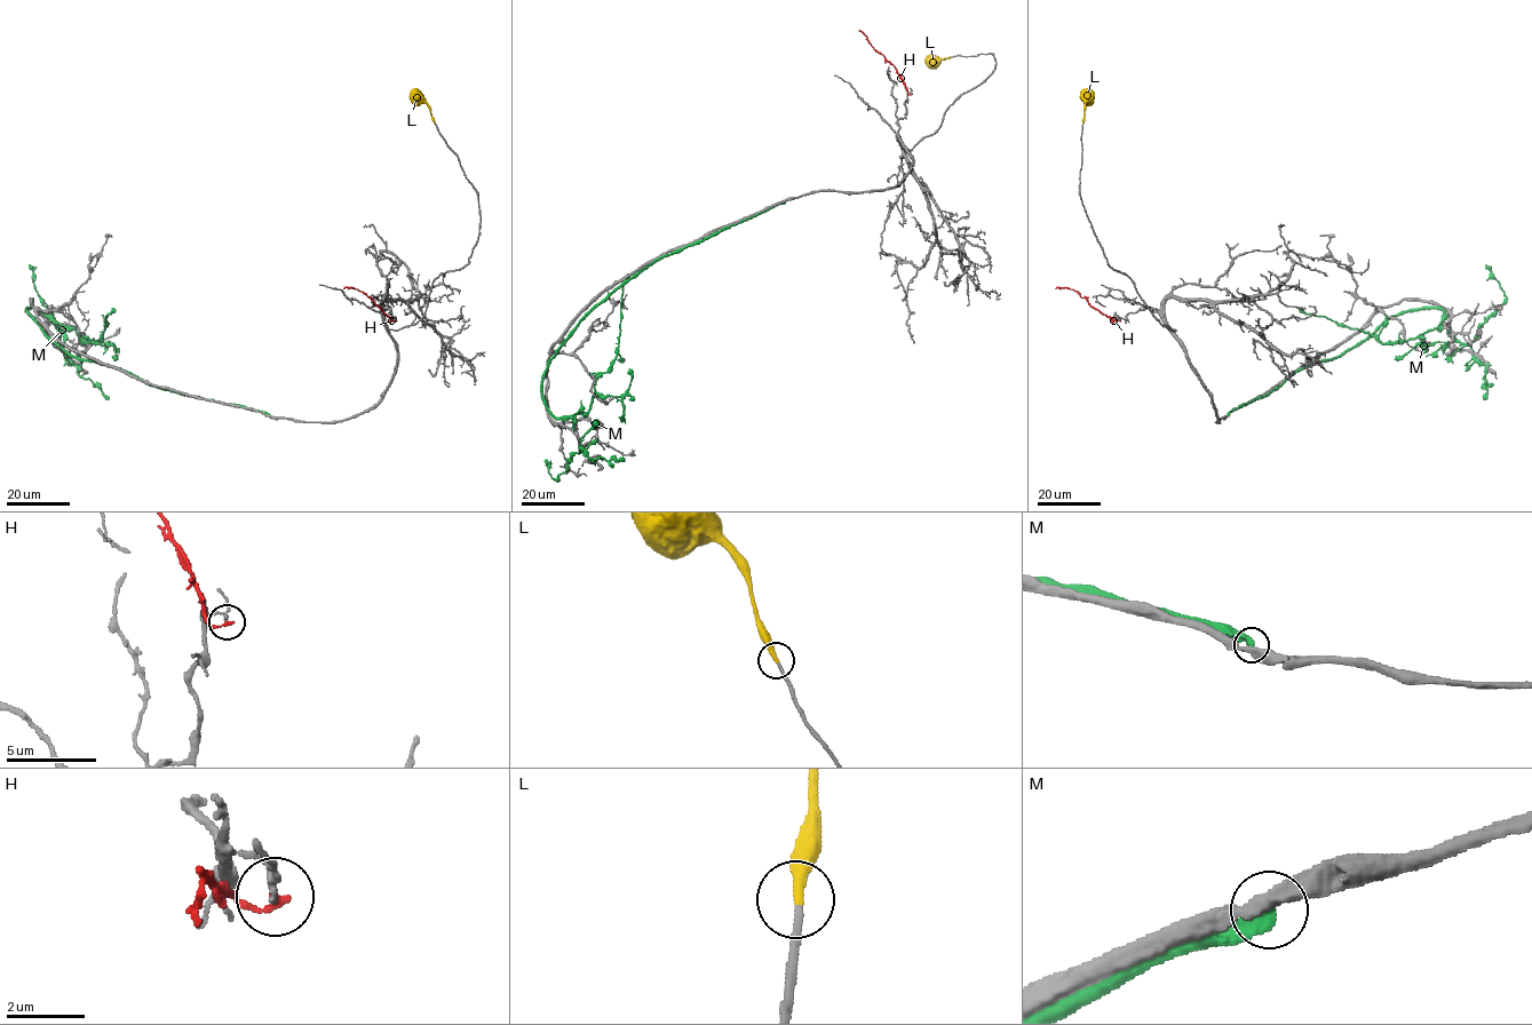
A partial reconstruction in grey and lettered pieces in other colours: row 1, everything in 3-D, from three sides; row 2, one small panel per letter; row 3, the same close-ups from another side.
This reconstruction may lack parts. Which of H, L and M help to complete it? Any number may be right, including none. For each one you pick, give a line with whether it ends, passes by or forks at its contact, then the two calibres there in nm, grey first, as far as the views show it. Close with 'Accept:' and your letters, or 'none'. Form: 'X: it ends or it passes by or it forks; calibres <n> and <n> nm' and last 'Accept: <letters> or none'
L: it ends; calibres 160 and 300 nm
Accept: L

